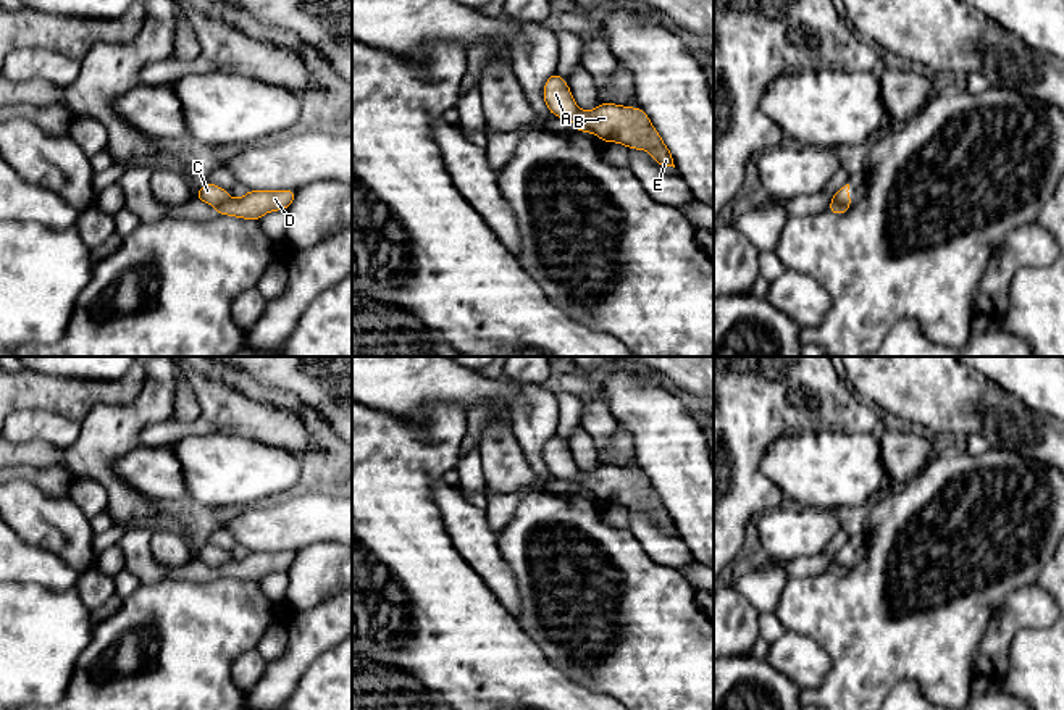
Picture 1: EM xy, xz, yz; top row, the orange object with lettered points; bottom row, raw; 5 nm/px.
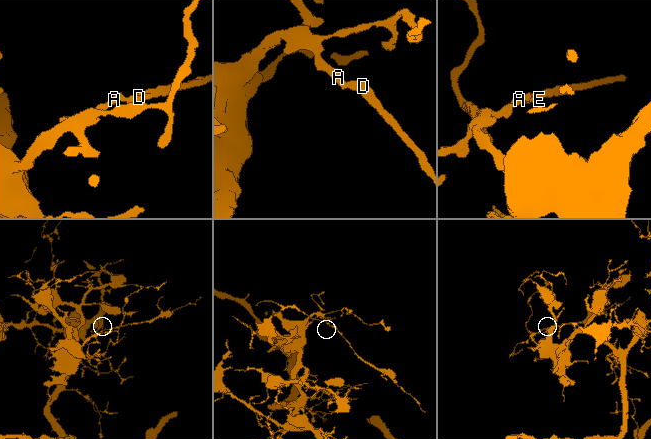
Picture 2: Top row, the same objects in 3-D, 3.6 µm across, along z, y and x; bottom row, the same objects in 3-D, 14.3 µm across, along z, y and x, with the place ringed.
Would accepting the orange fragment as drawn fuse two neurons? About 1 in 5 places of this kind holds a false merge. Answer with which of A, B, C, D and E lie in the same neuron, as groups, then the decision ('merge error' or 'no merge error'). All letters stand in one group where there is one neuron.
A C / B D E | merge error

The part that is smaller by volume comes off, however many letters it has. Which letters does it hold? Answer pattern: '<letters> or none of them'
B, D, E

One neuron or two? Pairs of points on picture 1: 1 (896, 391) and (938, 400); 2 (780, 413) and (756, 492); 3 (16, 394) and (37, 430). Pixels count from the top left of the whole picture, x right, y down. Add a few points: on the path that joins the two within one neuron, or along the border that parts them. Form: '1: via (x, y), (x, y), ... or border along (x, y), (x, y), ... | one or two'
1: via (906, 391), (929, 391) | one
2: via (761, 433), (751, 442), (751, 473) | one
3: border along (16, 409), (46, 409), (63, 417) | two

